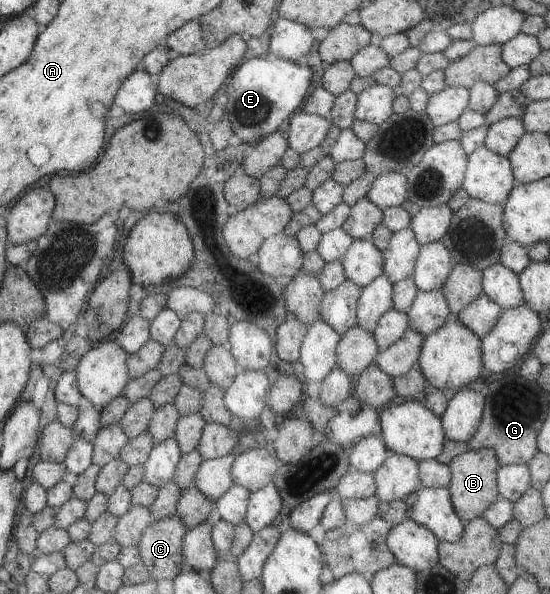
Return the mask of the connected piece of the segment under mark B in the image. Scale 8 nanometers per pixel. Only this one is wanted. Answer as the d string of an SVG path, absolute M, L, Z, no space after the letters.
M480 448L477 450L466 450L456 455L452 461L448 462L449 482L446 489L449 491L449 498L454 513L463 522L468 522L474 518L480 518L482 512L498 498L495 485L495 473L498 463L494 451L490 448Z

